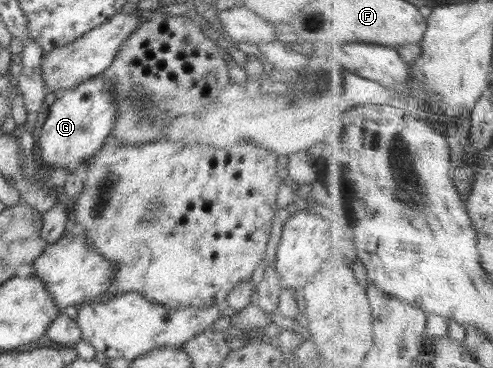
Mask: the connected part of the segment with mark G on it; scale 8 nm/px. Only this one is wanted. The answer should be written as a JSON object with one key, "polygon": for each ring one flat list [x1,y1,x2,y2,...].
{"polygon":[[97,77,83,80,79,86,50,97,40,118,43,130,41,138,37,139,39,160,55,170,72,172,91,159,111,137,115,121,116,104,107,84]]}

